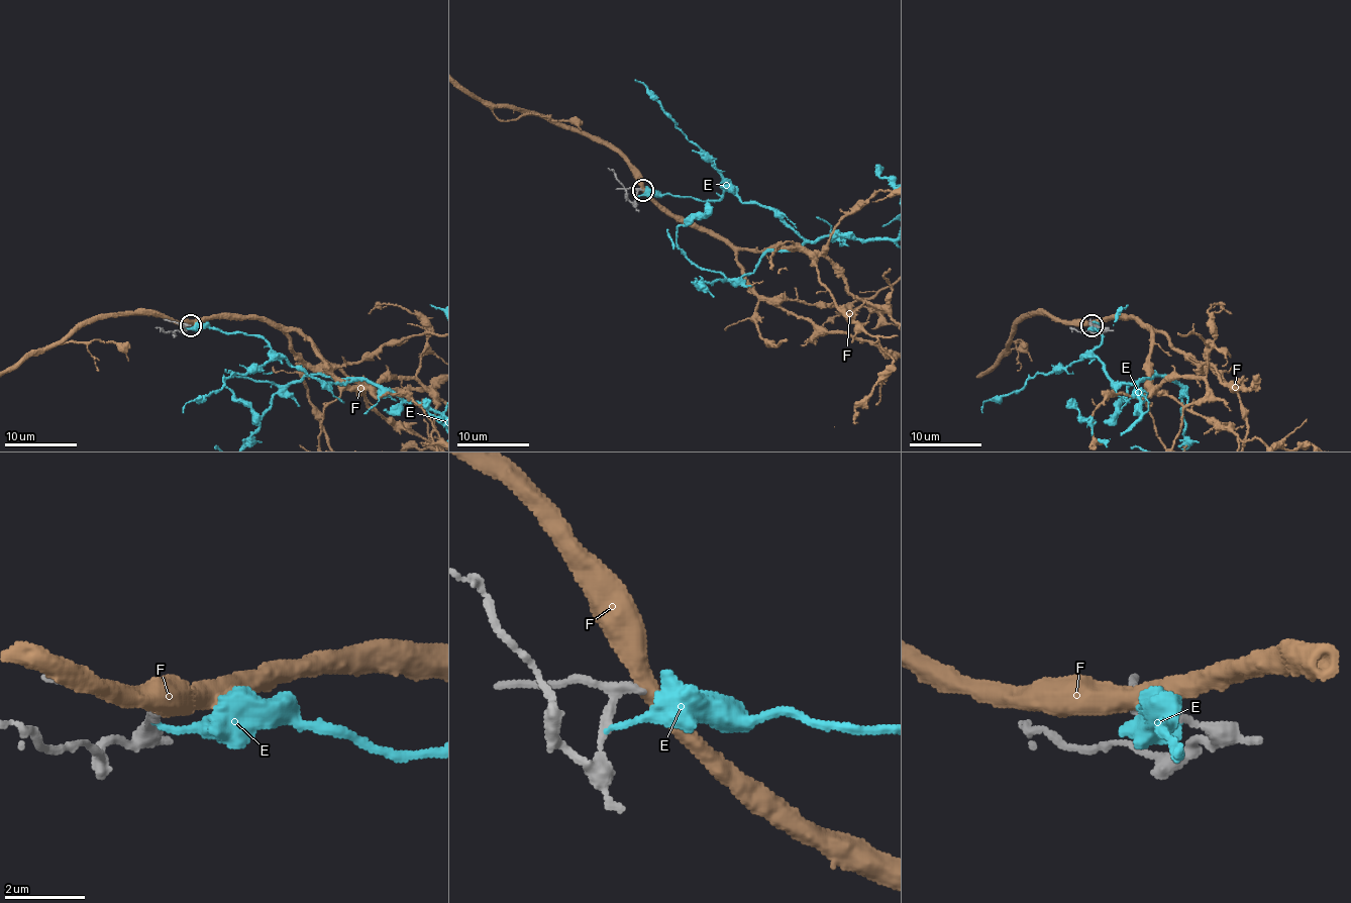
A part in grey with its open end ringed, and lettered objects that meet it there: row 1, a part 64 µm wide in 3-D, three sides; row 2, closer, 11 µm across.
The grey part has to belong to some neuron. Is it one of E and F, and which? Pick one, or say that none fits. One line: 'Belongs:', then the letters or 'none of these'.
Belongs: none of these

